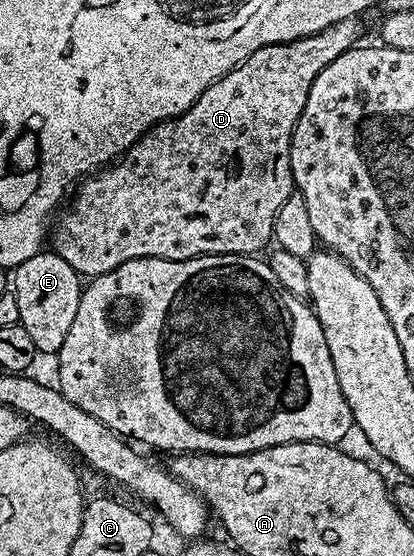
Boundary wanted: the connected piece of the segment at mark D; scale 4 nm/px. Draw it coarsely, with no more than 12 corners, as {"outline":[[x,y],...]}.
{"outline":[[360,17],[267,45],[75,186],[56,254],[259,254]]}

